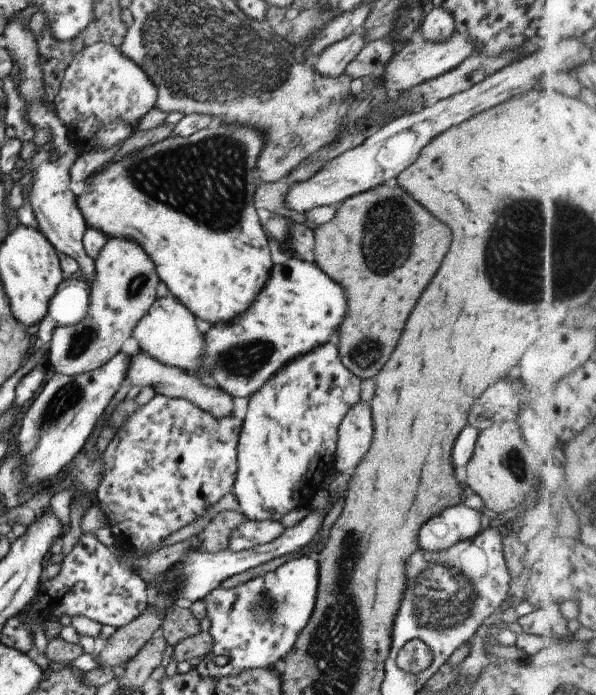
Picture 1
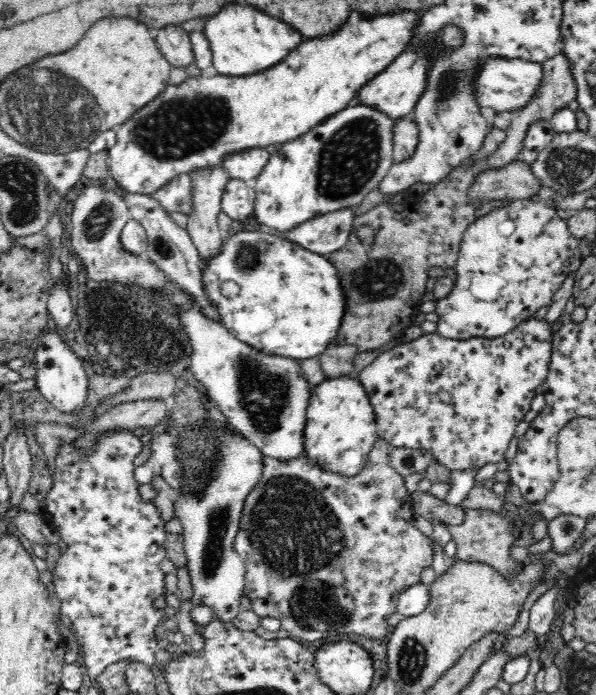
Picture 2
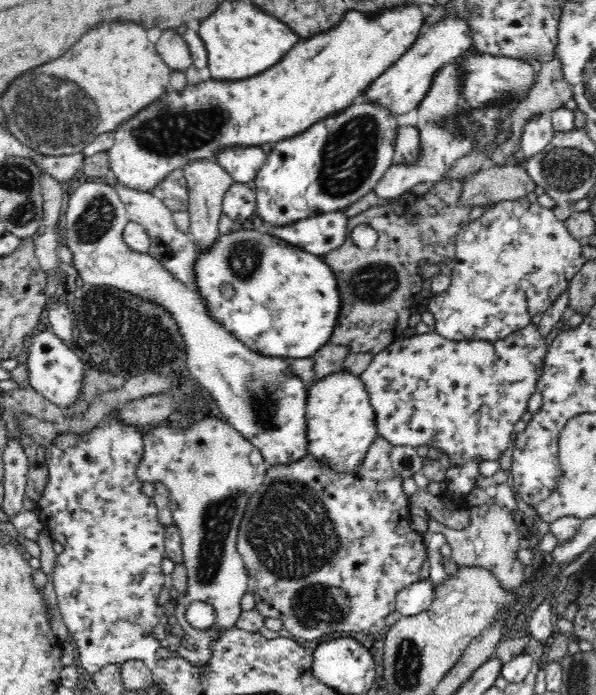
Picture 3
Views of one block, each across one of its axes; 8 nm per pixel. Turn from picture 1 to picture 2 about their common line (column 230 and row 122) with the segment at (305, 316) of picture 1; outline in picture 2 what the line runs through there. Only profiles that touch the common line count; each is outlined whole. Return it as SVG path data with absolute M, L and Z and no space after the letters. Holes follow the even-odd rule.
M352 104L329 116L304 136L282 144L270 155L262 172L254 179L256 203L254 217L260 226L271 233L290 231L306 220L328 215L343 209L360 206L364 197L387 175L393 161L393 127L395 119L362 104Z

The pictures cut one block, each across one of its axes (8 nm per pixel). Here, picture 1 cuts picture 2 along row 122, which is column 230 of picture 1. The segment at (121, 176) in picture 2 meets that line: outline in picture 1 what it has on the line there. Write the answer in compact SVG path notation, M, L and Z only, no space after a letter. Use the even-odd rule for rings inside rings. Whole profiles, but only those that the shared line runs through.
M214 122L187 137L170 135L160 142L124 155L113 163L104 164L98 168L89 176L90 181L82 194L76 196L77 207L82 213L87 228L102 231L110 238L125 238L136 241L148 253L148 256L151 256L156 272L160 280L169 288L169 292L174 294L175 298L185 307L188 307L188 310L191 310L198 319L204 321L204 325L205 323L210 325L231 323L232 319L242 315L252 304L252 301L255 301L256 295L259 295L259 292L265 287L273 267L270 246L268 245L269 240L258 218L259 213L254 207L254 192L258 188L255 182L258 178L257 162L264 147L265 136L260 130L238 123L227 125L226 123Z

